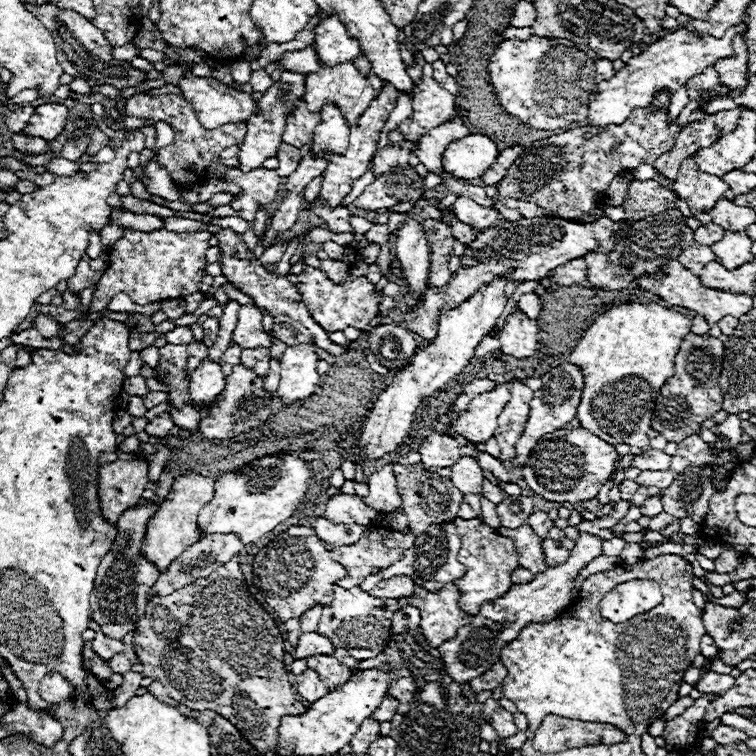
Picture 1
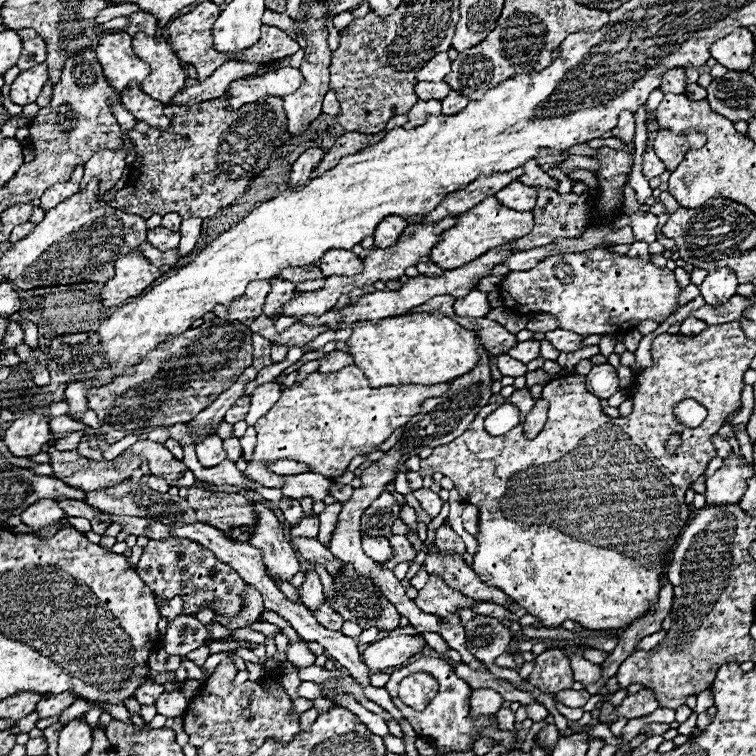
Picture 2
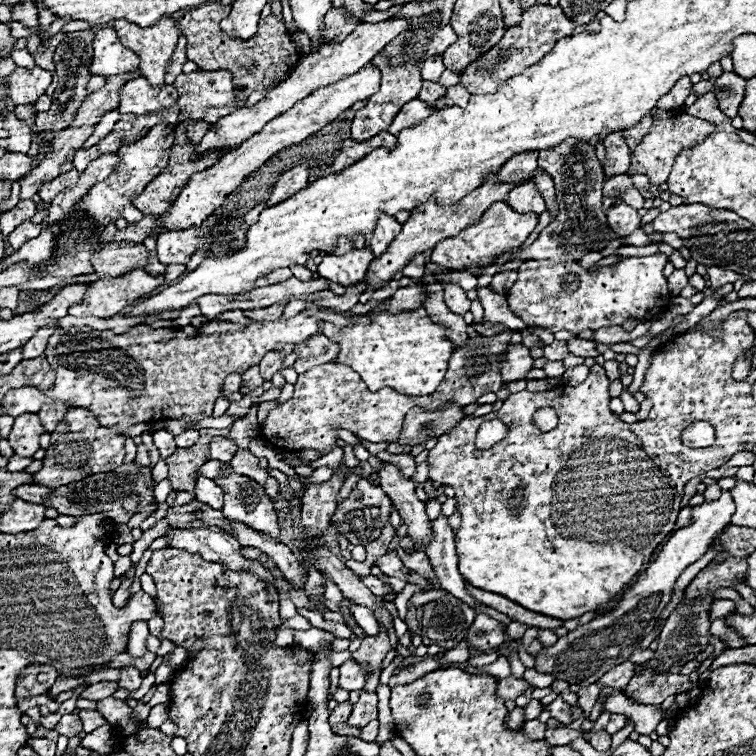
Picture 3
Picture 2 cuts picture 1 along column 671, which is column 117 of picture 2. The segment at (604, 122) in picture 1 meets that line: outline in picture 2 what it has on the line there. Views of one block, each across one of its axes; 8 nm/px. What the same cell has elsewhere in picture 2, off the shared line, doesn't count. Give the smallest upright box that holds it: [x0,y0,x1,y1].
[96,32,150,92]

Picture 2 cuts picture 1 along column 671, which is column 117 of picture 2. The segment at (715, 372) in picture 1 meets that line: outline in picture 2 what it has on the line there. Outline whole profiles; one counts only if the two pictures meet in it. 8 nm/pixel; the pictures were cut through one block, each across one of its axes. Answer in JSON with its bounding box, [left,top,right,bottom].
[88,318,252,444]

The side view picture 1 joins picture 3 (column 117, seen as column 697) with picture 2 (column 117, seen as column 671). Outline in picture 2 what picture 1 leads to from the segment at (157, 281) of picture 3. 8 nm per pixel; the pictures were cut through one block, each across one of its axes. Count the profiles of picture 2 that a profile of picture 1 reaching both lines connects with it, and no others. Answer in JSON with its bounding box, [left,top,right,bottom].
[100,252,170,306]

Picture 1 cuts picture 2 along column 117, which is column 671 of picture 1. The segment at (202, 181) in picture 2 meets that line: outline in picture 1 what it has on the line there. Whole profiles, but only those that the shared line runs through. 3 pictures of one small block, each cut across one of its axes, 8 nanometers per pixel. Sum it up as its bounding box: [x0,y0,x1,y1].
[626,180,676,220]

